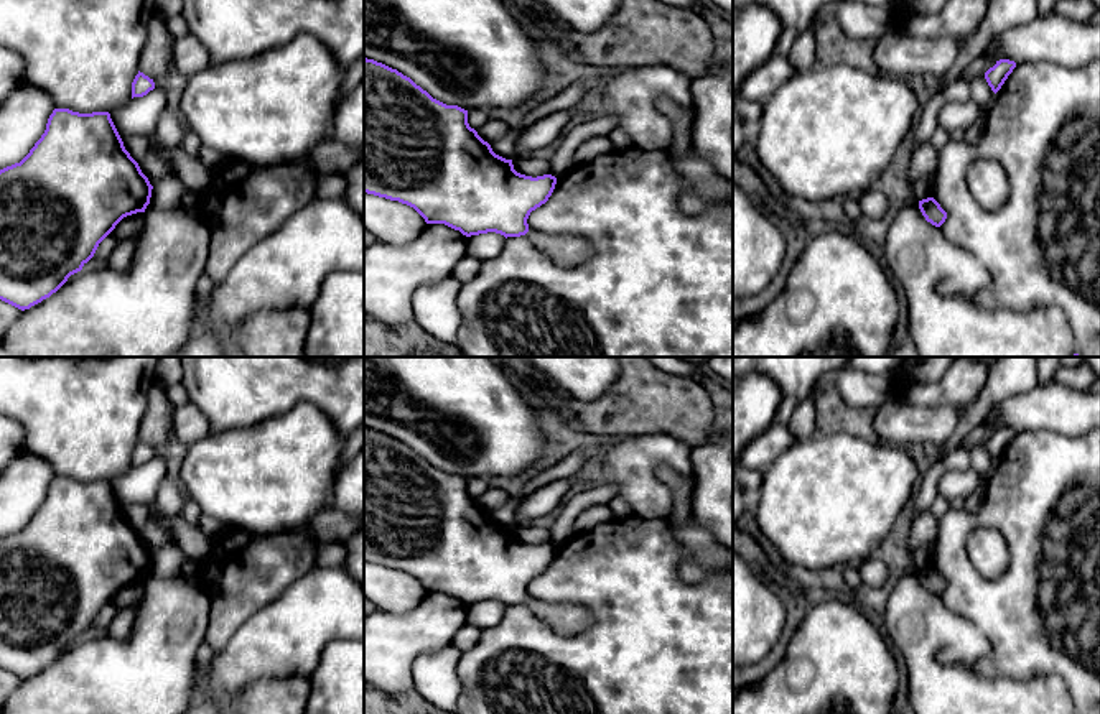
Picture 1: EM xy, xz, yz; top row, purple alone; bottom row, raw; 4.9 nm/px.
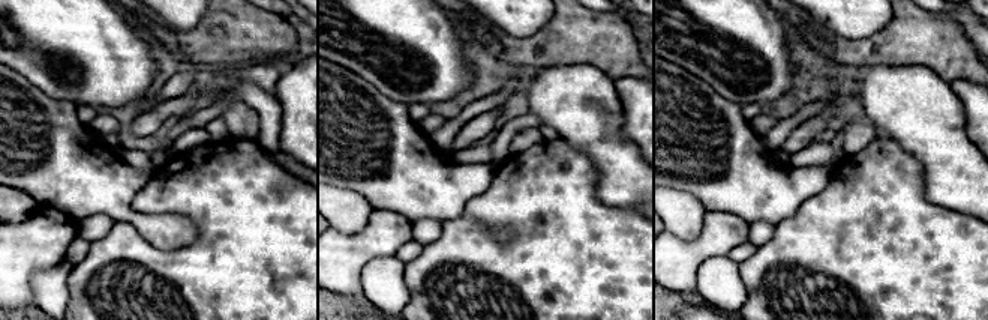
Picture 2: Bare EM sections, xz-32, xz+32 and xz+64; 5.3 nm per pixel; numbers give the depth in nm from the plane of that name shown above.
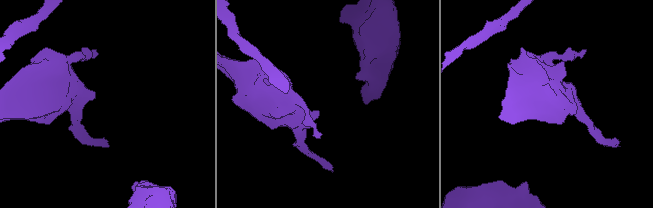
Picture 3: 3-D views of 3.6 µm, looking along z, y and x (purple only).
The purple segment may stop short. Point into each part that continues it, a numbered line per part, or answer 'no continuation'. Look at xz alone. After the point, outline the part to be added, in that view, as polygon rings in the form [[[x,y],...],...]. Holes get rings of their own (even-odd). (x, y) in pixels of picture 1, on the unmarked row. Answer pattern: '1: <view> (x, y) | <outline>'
1: xz (567, 619) | [[[529,599],[525,602],[538,620],[548,624],[560,635],[576,635],[593,625],[593,615],[578,604],[553,604]]]

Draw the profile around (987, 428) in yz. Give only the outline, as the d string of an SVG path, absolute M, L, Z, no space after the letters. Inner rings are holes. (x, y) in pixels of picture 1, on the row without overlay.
M993 416L985 418L978 426L975 426L968 436L962 441L962 447L972 449L978 443L985 443L990 436L996 433L998 426Z

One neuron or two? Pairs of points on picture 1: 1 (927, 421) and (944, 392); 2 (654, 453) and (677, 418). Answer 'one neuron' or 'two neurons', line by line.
1: two neurons
2: two neurons

